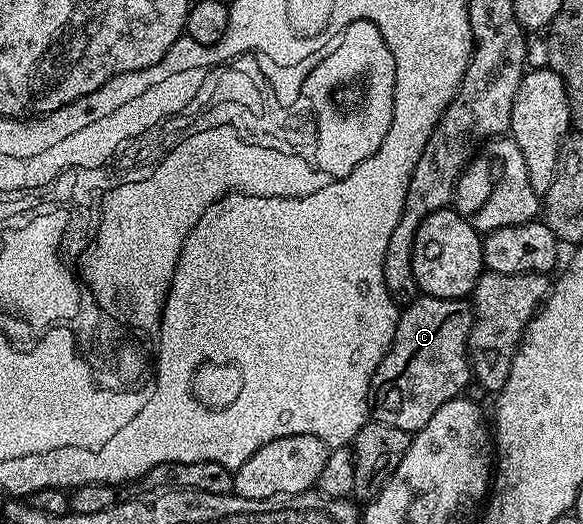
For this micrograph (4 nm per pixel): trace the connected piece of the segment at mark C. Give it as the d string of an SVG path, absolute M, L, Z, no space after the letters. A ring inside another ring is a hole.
M421 294L401 310L398 329L394 333L392 348L376 367L370 380L370 400L375 422L388 427L397 427L409 433L423 429L426 421L446 405L446 401L465 394L465 388L473 378L472 365L468 358L468 338L472 332L471 302L464 299L439 299Z

